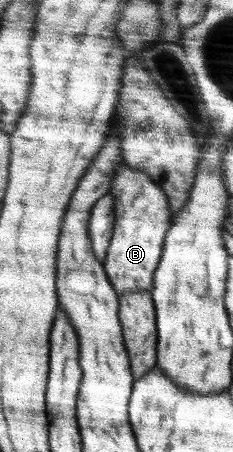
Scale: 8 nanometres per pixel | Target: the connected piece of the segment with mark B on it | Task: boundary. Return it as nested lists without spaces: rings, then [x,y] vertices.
[[[127,163],[119,165],[110,193],[117,202],[117,228],[105,268],[121,296],[143,290],[151,292],[153,277],[163,256],[165,237],[172,224],[169,200],[161,186],[155,184],[145,171],[139,171]]]

